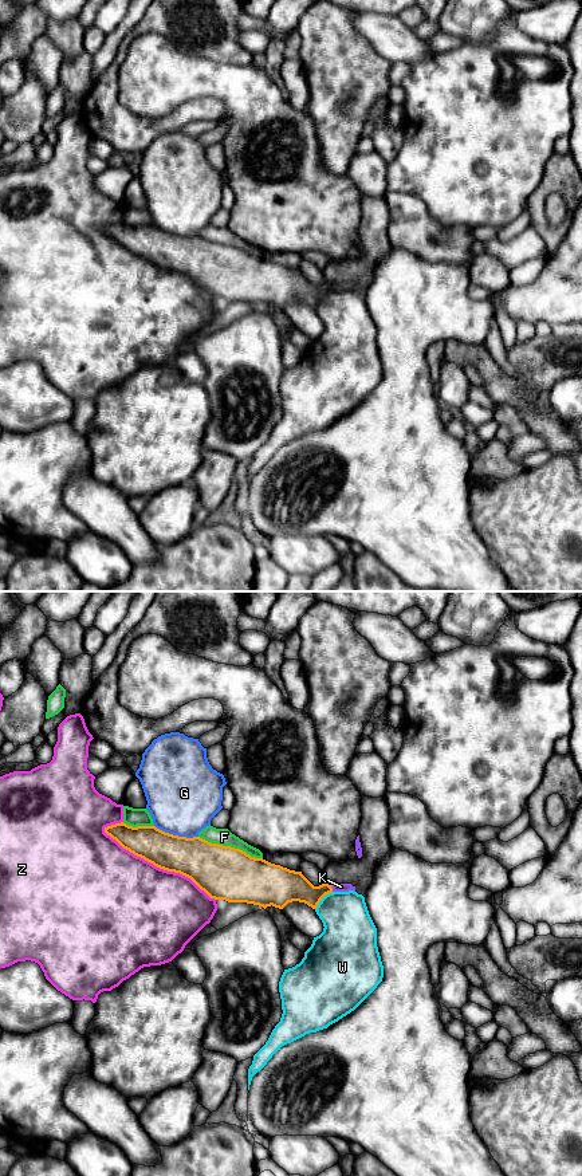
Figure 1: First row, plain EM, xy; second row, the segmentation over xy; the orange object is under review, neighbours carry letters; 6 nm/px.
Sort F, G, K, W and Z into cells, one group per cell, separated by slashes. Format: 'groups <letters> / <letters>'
groups F / G / K / W / Z

